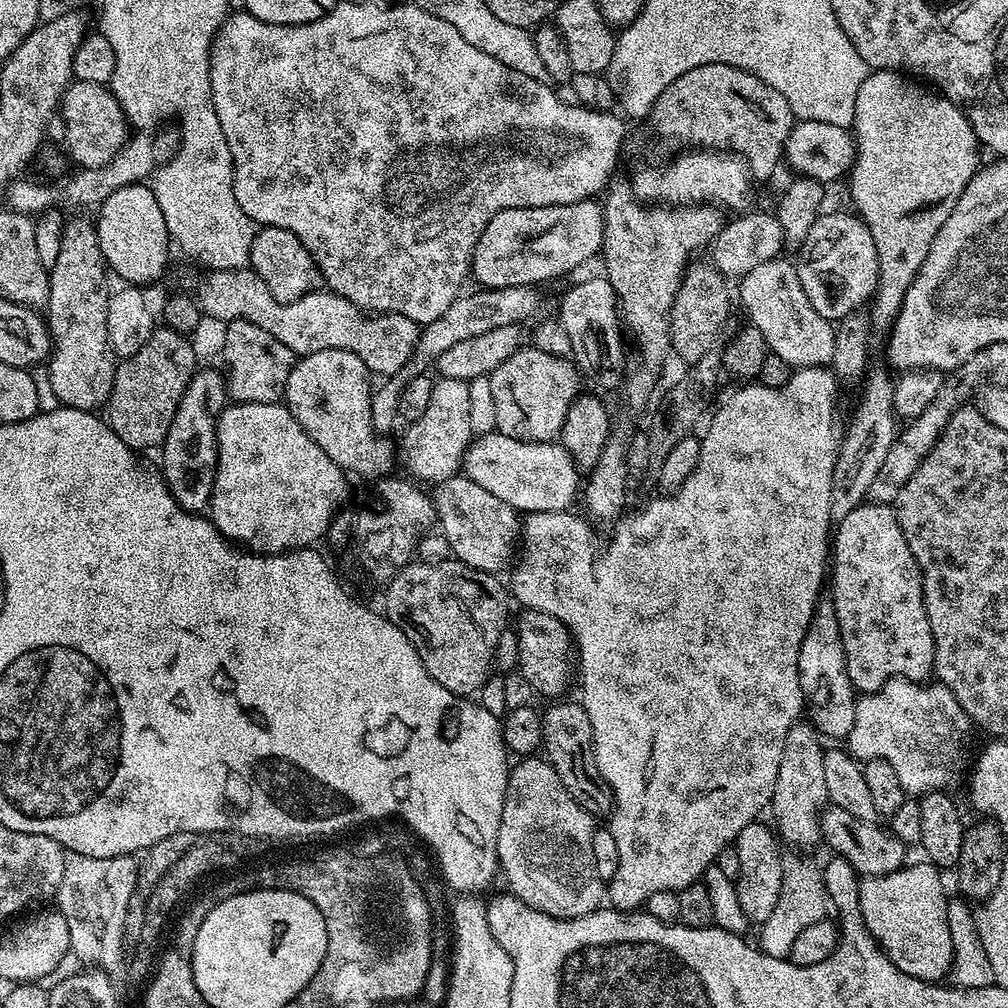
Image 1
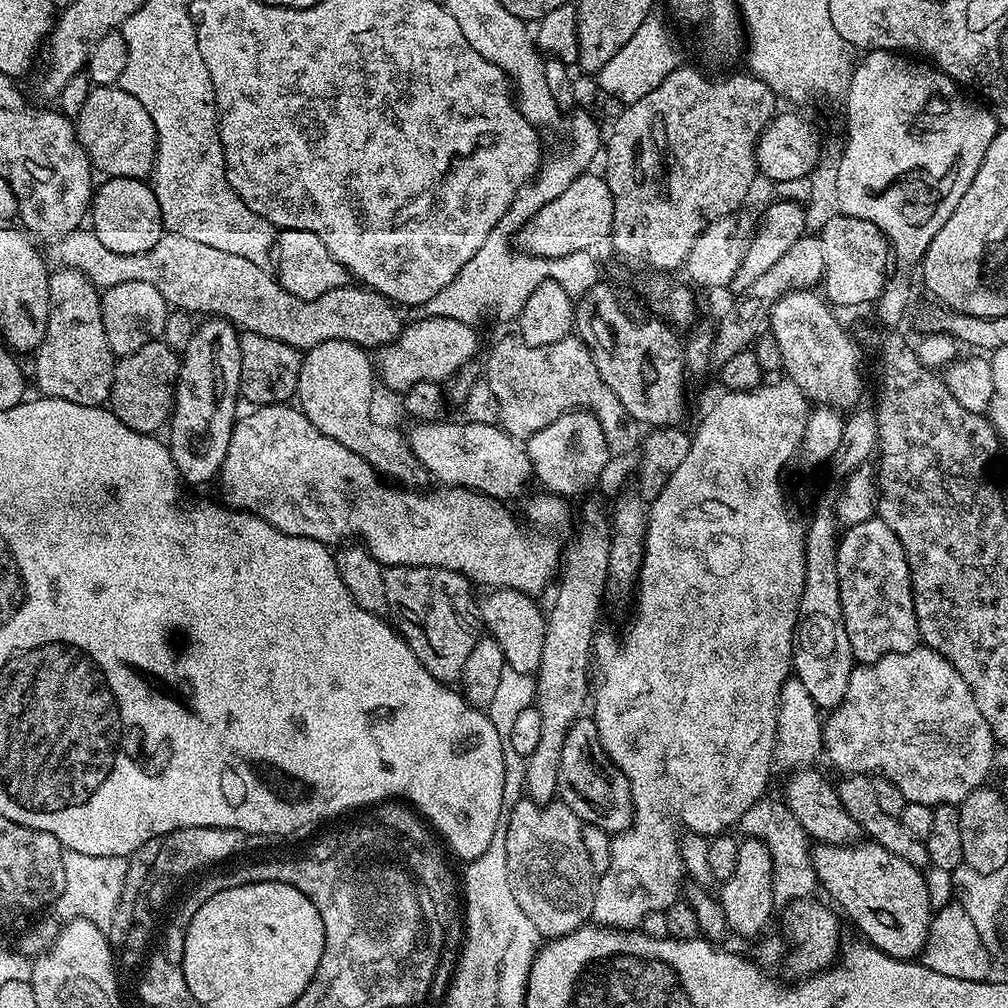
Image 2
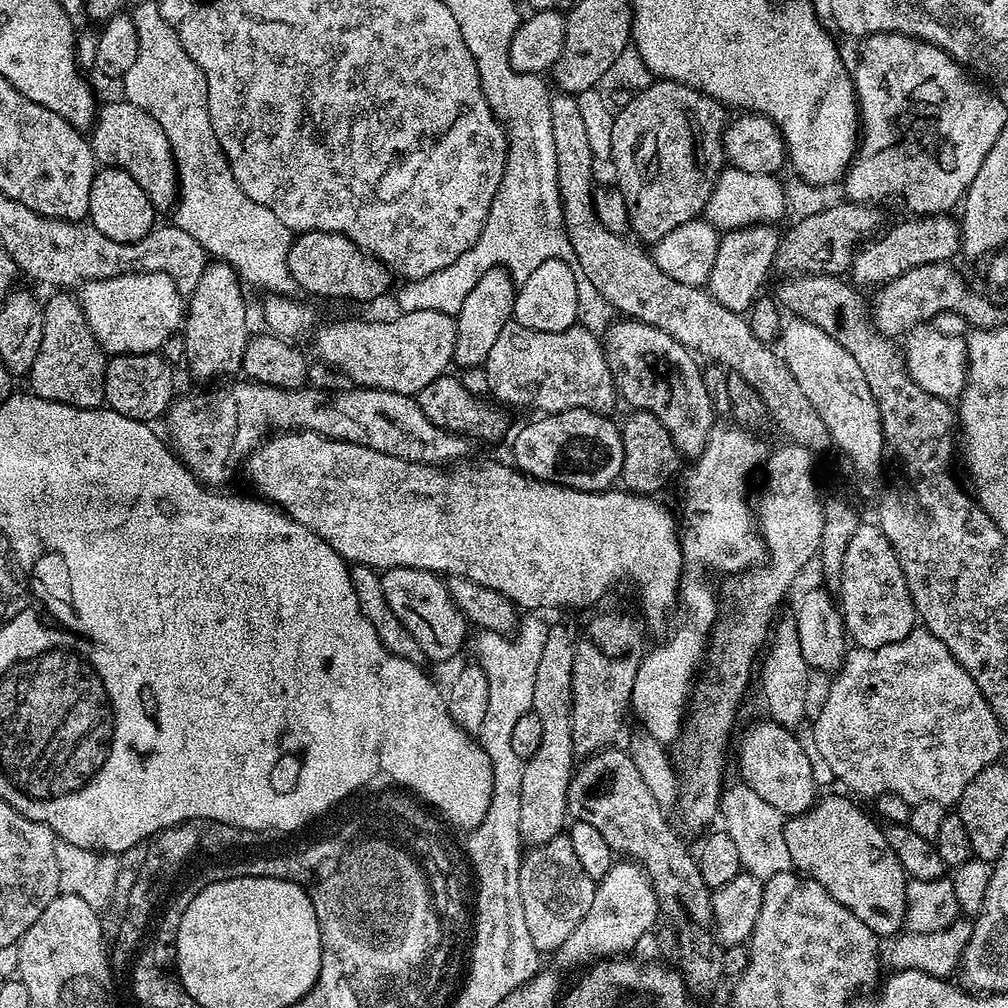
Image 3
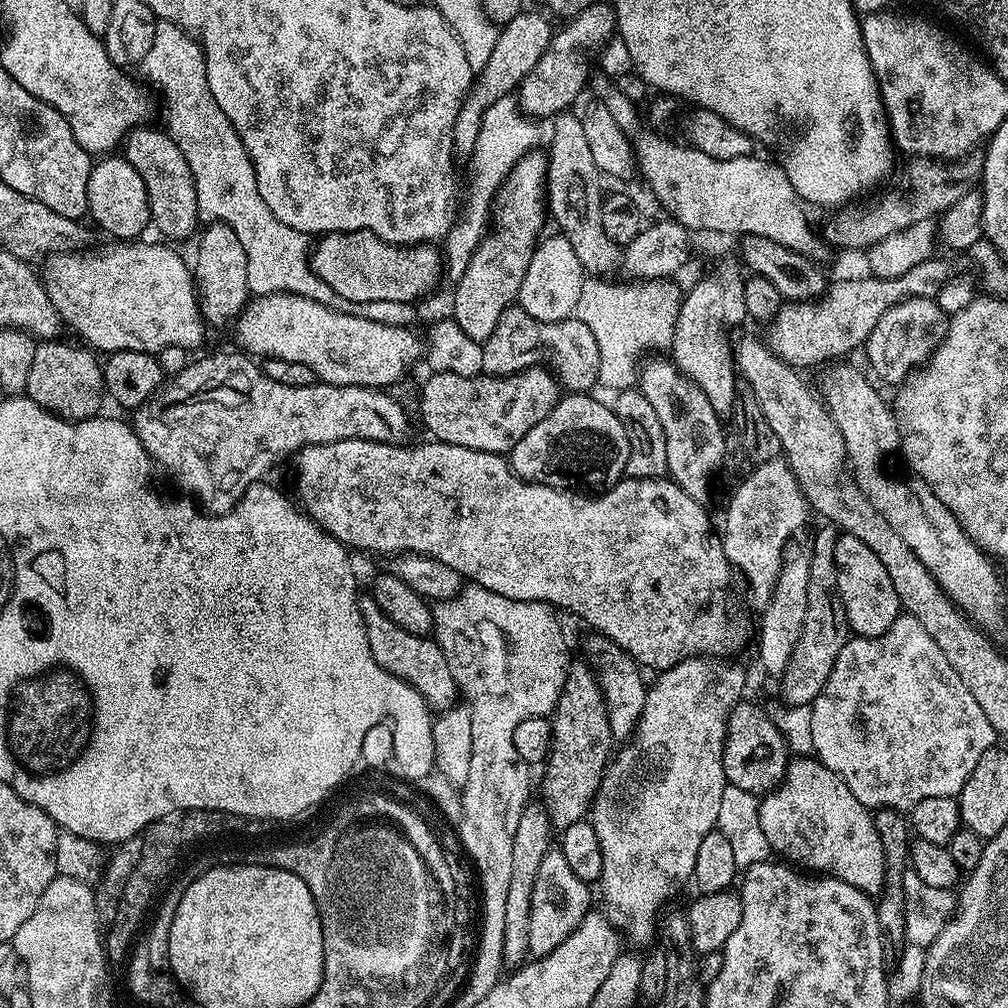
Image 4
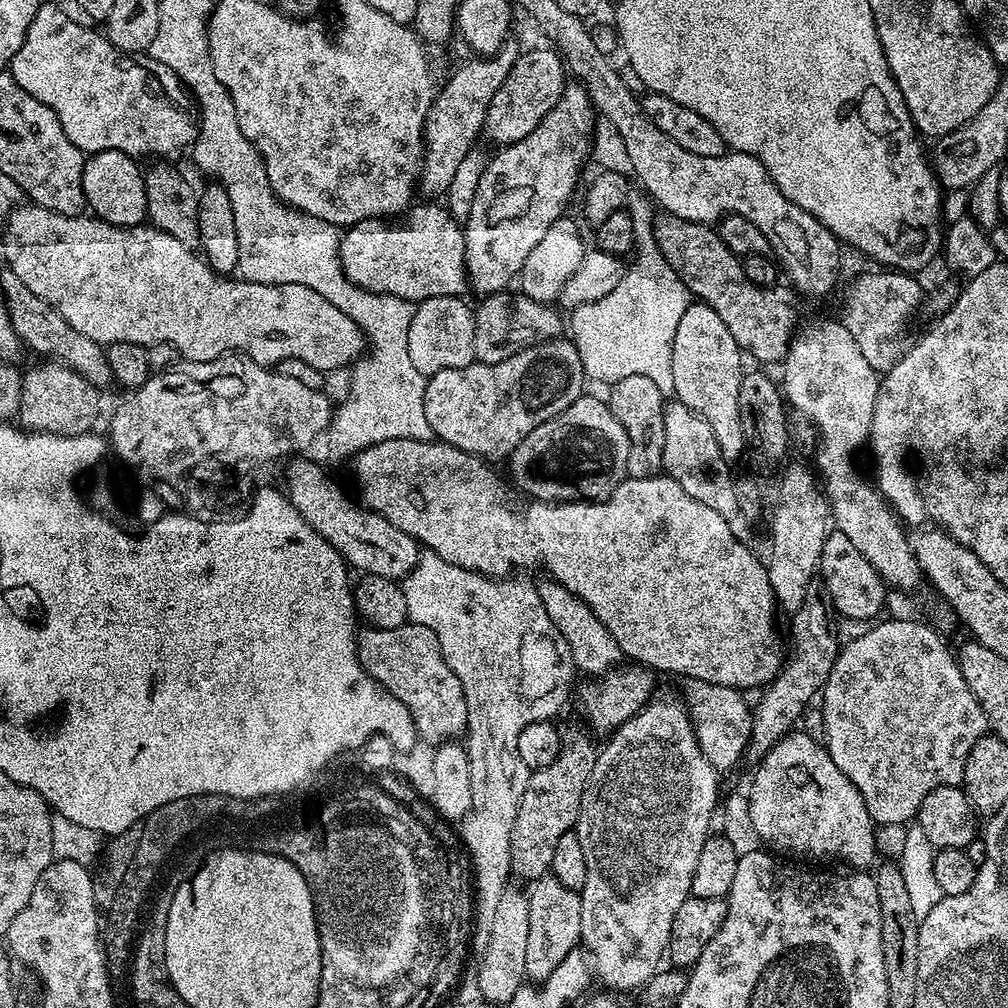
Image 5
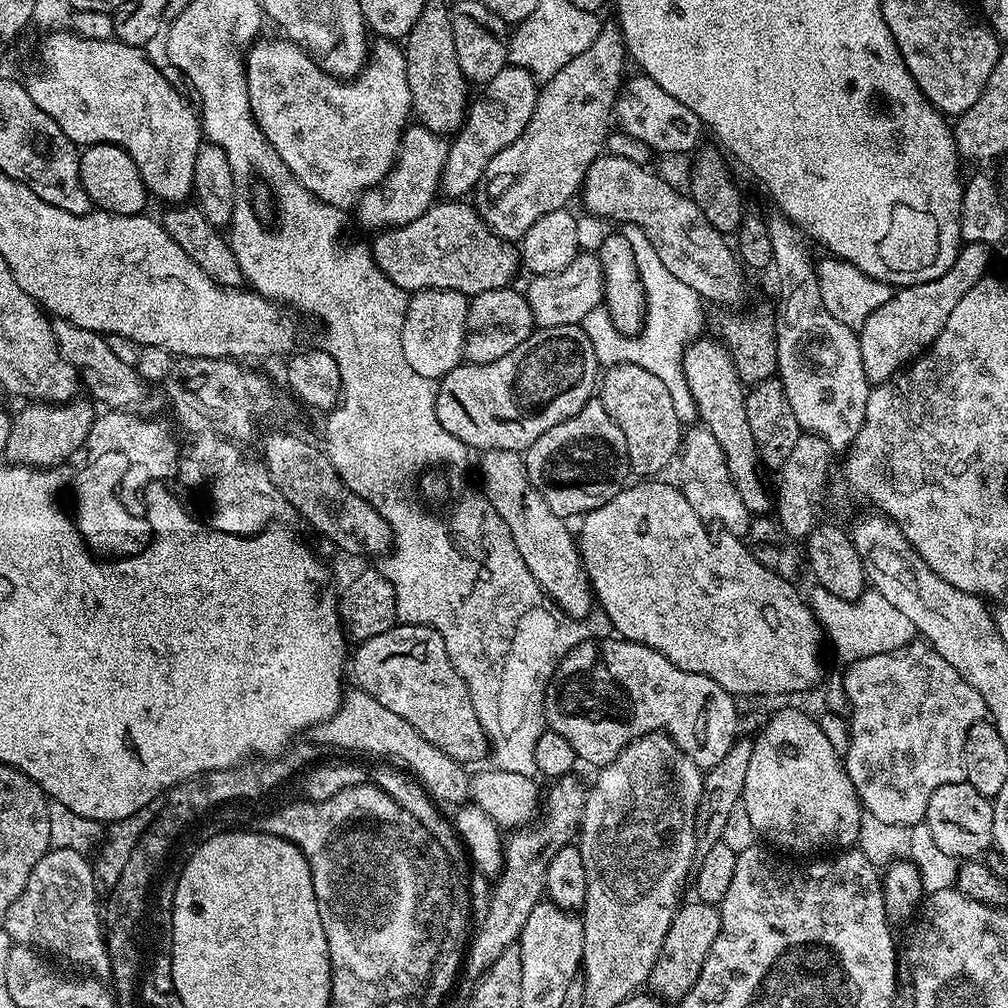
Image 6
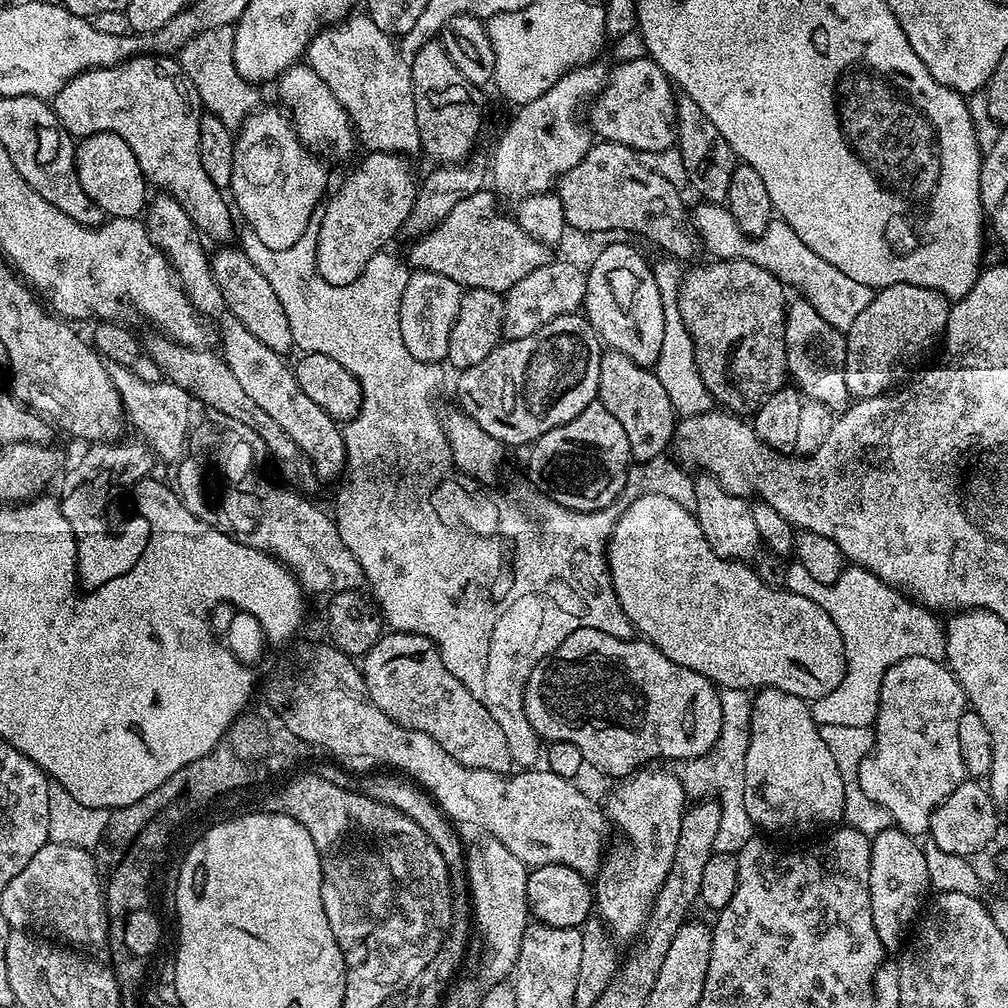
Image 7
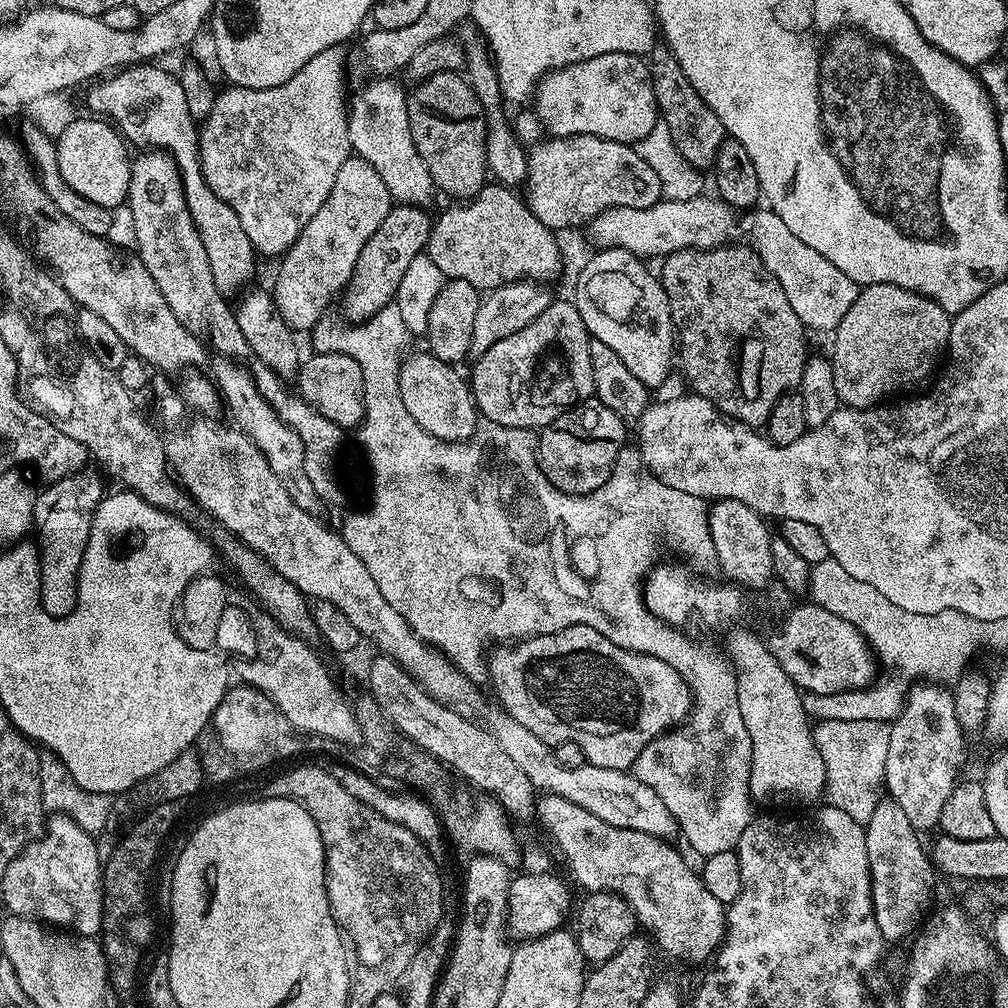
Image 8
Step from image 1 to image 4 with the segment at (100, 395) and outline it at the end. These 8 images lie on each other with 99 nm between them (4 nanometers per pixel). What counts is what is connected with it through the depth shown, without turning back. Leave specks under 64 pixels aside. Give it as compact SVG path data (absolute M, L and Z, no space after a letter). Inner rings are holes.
M57 338L37 343L26 394L38 406L64 420L88 420L101 411L100 403L106 400L104 369L91 347L79 343L63 344L62 341Z

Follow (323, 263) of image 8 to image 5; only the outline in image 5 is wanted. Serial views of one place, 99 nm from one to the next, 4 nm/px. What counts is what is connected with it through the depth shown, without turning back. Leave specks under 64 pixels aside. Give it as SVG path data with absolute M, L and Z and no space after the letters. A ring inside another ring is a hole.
M503 44L492 56L468 58L472 60L466 61L445 84L443 81L424 123L424 163L420 166L418 181L419 195L424 195L421 197L443 197L450 182L454 182L454 174L462 158L466 158L466 154L477 147L476 139L481 139L484 131L490 100L494 94L498 94L498 86L506 82L506 74L510 74L516 61L518 48L514 44Z

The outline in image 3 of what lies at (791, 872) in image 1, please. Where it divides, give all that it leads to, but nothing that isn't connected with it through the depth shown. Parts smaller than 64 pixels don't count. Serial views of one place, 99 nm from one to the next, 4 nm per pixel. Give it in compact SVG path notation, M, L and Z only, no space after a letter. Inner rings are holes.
M743 782L735 783L729 783L721 791L718 816L721 821L724 819L722 830L730 834L735 848L738 849L741 869L763 881L769 880L779 872L793 871L790 850L786 847L784 837L785 816L778 810L774 810L774 806L766 802L766 798L754 794L750 786L746 786Z

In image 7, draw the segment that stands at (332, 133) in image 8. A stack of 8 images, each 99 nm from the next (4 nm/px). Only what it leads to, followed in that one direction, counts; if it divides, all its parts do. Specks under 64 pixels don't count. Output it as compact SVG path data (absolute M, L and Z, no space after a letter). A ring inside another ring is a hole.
M257 107L249 112L239 125L240 133L235 133L232 142L232 173L228 188L231 203L234 205L239 219L241 216L248 223L245 224L247 231L255 234L258 242L262 242L262 246L275 252L281 252L294 246L294 242L298 242L309 231L308 222L311 218L313 221L314 215L326 196L324 187L328 184L328 172L318 157L311 156L303 148L305 145L291 119L279 107L276 108Z

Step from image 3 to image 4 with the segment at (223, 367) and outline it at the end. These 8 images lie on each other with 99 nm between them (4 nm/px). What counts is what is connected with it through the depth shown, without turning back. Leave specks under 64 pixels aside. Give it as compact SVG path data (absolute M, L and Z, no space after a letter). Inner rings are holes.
M212 222L204 233L199 233L200 241L196 244L196 264L194 260L194 283L196 298L200 305L200 314L205 325L220 328L223 324L231 325L244 311L244 305L250 299L248 279L246 278L246 250L238 242L238 234L228 224Z

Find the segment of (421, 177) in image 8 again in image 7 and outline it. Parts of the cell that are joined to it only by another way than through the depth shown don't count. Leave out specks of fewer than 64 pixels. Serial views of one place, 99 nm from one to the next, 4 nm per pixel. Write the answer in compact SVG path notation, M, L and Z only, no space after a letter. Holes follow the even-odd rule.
M367 14L349 15L347 18L325 27L313 36L308 44L306 63L309 68L330 86L334 98L344 108L348 121L357 141L365 144L368 152L388 152L391 154L407 154L421 151L418 125L414 110L414 91L411 85L409 61L398 51L393 37L388 36Z

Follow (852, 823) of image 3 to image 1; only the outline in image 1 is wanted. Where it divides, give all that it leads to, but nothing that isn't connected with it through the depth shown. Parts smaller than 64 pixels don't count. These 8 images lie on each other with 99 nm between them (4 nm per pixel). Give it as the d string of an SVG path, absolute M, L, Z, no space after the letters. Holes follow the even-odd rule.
M905 863L903 868L881 876L865 876L860 881L860 909L870 934L880 943L880 948L902 970L902 974L919 980L940 982L952 970L952 931L947 922L947 906L950 893L944 889L941 869L935 864Z

